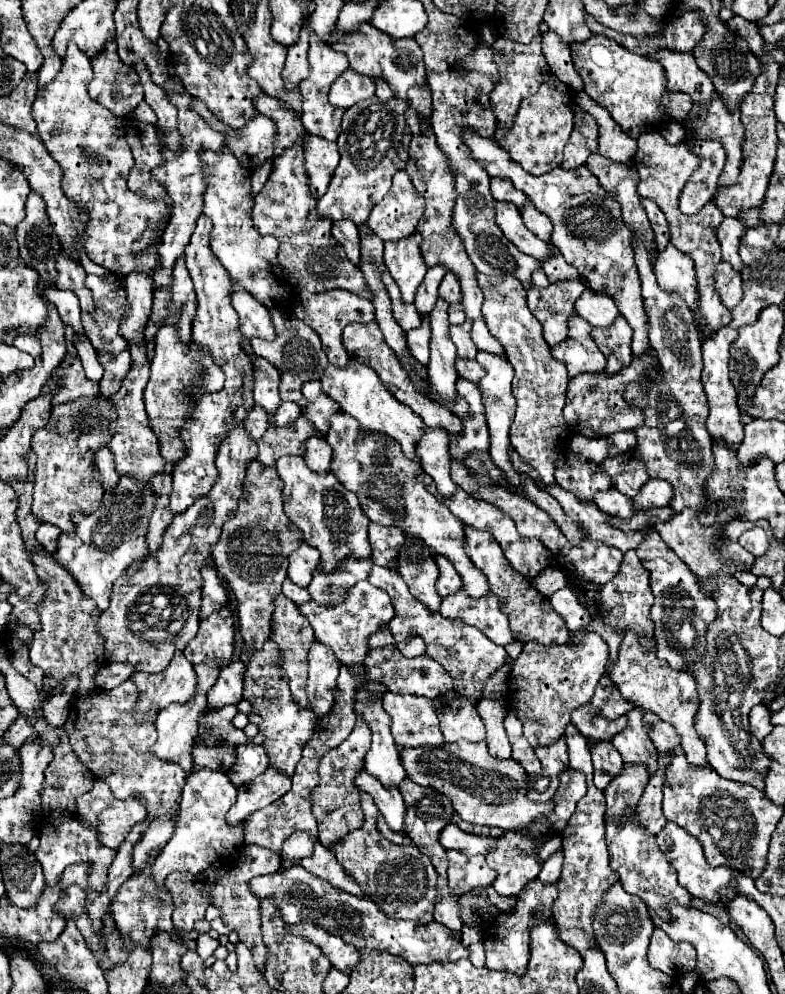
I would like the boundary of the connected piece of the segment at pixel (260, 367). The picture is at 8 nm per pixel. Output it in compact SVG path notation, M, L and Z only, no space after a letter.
M253 358L253 362L255 362L255 386L253 386L255 404L265 408L269 414L275 414L275 410L281 404L277 390L279 370L263 358Z

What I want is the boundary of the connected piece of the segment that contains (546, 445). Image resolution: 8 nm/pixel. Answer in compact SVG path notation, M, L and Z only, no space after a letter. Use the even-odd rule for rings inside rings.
M477 272L477 282L485 296L483 318L487 322L487 328L503 344L507 360L515 368L513 396L517 400L517 414L511 424L511 446L521 456L521 460L539 474L537 482L527 472L519 472L521 490L559 524L559 528L567 538L571 538L571 542L581 542L585 538L581 528L571 522L563 514L561 504L549 492L545 492L545 488L555 482L555 458L559 456L559 450L563 450L563 444L569 436L569 426L563 420L565 392L569 382L567 368L551 356L551 350L547 350L547 342L543 342L543 334L539 332L539 322L535 322L535 316L527 308L527 294L521 282L515 282L515 278L509 276L485 276L481 272Z

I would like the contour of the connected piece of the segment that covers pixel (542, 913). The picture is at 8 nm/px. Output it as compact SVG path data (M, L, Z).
M531 882L523 894L519 894L519 906L515 914L499 916L493 928L485 936L485 954L487 954L487 968L489 970L505 970L515 976L523 976L527 968L527 952L529 952L529 928L535 922L551 920L551 902L555 900L555 886L543 886L543 882Z

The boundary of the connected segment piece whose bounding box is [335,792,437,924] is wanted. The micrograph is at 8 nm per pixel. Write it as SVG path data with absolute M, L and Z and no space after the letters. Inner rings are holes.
M361 792L361 810L365 814L365 822L361 828L349 832L335 844L337 862L345 868L345 872L355 880L361 888L363 896L375 902L389 918L395 920L413 920L413 922L431 922L437 900L437 872L431 860L419 852L413 842L405 842L401 846L391 844L377 830L379 808L375 806L371 794Z

